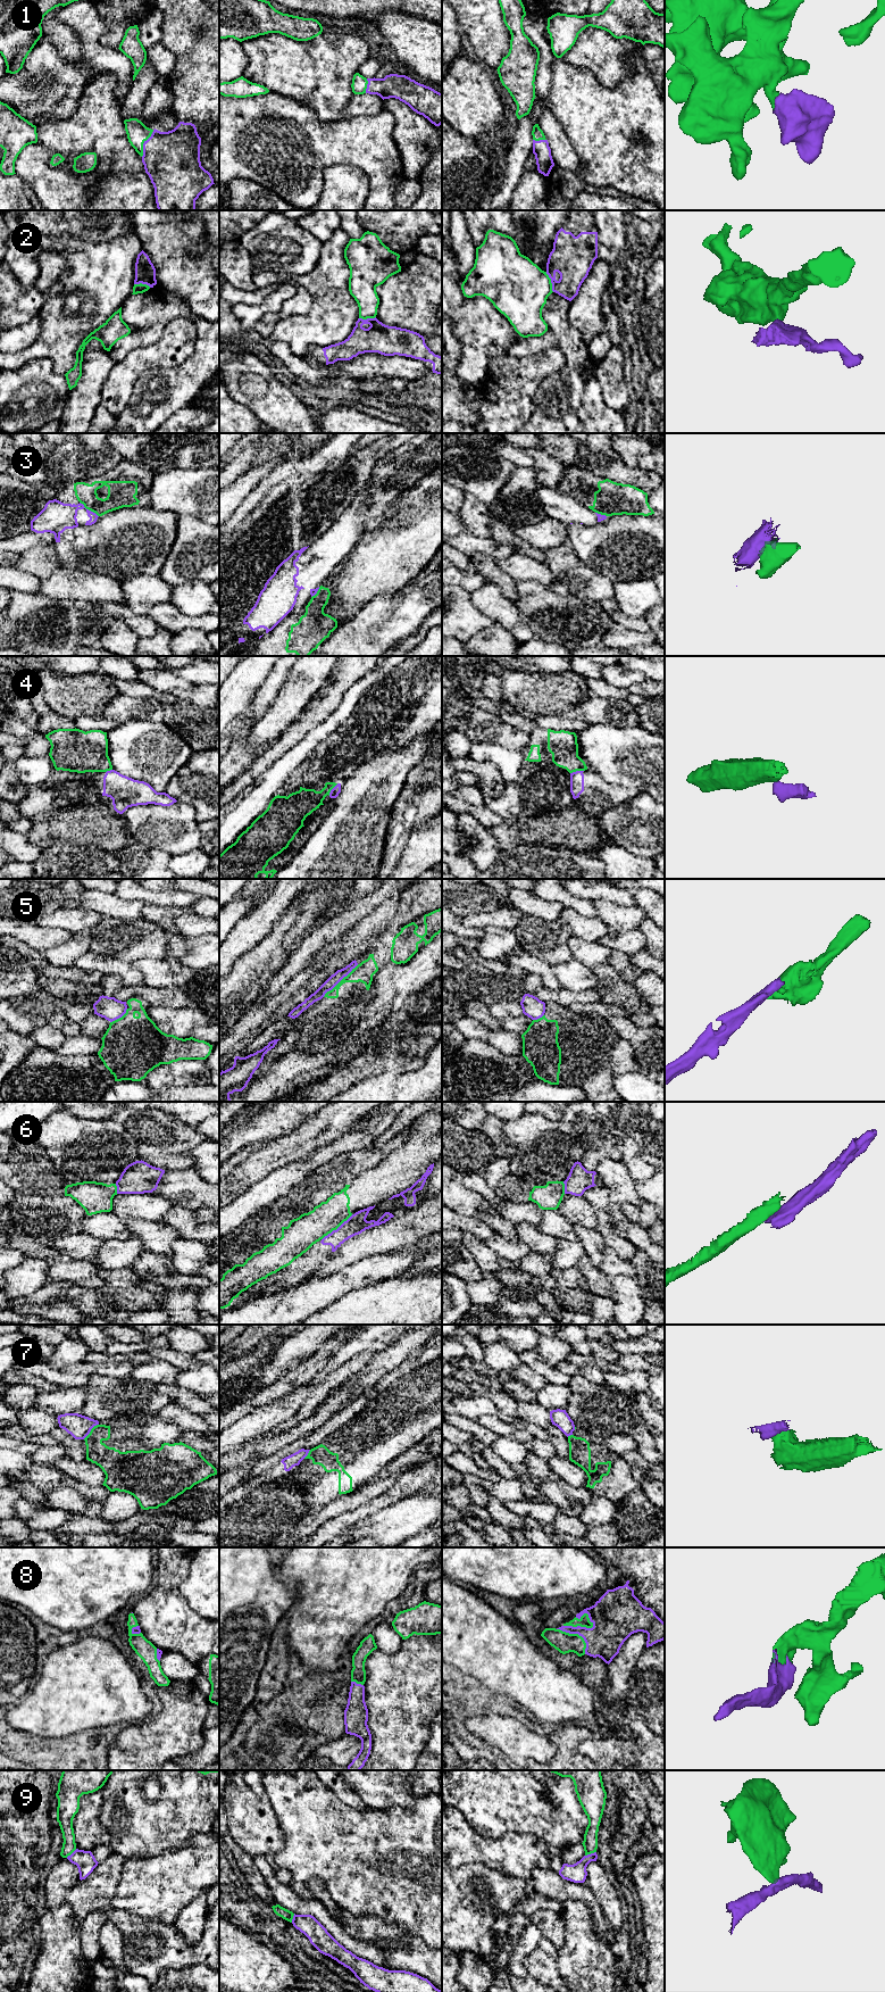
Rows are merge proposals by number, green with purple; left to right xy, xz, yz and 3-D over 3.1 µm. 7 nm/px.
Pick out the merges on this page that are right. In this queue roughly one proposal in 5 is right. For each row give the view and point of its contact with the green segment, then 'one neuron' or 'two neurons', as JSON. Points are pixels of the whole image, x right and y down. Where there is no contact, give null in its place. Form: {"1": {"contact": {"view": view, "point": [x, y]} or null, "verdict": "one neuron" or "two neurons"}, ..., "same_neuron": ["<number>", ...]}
{"1": {"contact": {"view": "xy", "point": [143, 142]}, "verdict": "one neuron"}, "2": {"contact": {"view": "yz", "point": [550, 282]}, "verdict": "two neurons"}, "3": {"contact": {"view": "xy", "point": [89, 509]}, "verdict": "two neurons"}, "4": {"contact": {"view": "yz", "point": [576, 770]}, "verdict": "two neurons"}, "5": {"contact": {"view": "xz", "point": [341, 980]}, "verdict": "two neurons"}, "6": {"contact": {"view": "xz", "point": [336, 1228]}, "verdict": "two neurons"}, "7": {"contact": {"view": "xy", "point": [91, 1430]}, "verdict": "two neurons"}, "8": {"contact": {"view": "yz", "point": [579, 1625]}, "verdict": "one neuron"}, "9": {"contact": {"view": "yz", "point": [590, 1853]}, "verdict": "two neurons"}, "same_neuron": ["1", "8"]}

